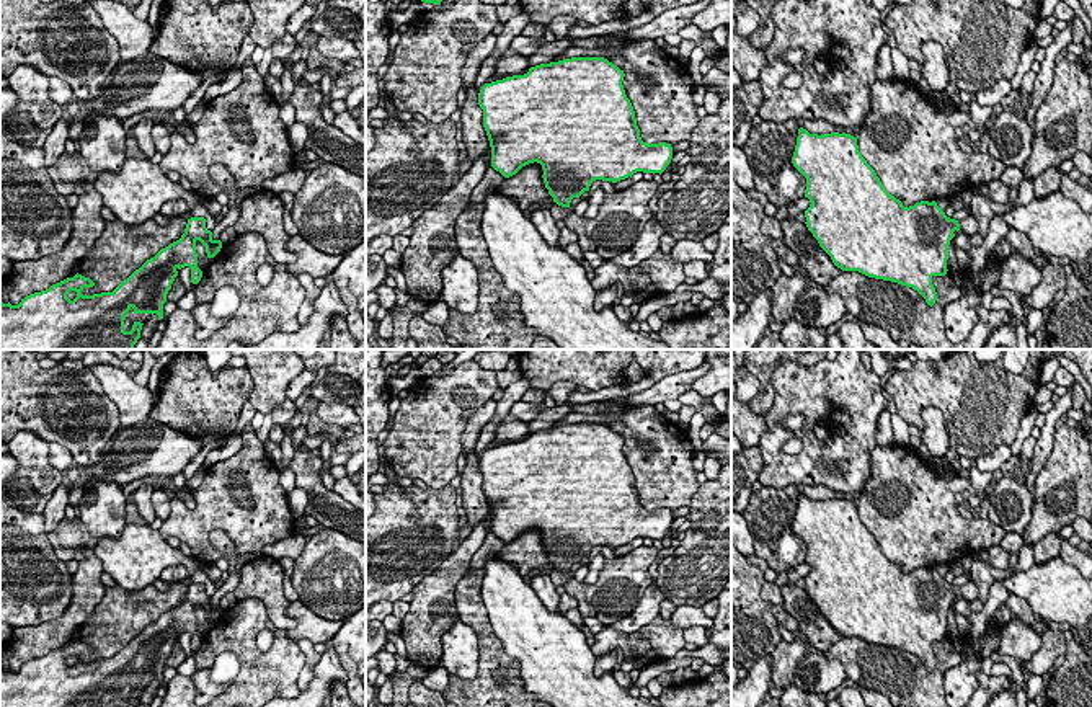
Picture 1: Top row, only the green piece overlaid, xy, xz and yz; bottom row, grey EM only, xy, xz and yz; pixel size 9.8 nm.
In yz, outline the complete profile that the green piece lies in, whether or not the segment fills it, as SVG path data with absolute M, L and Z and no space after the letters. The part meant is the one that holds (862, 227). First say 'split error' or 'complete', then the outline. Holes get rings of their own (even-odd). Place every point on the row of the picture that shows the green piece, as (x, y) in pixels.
split error; M800 127L792 163L806 178L805 198L808 198L811 204L805 211L805 224L818 240L819 247L831 256L832 263L842 271L859 271L868 278L912 287L932 307L937 300L932 278L945 276L948 271L948 245L955 237L953 232L961 229L970 237L978 233L978 220L974 216L966 216L958 222L947 217L935 201L921 201L904 207L899 199L883 188L875 170L862 157L857 137L846 132L818 136Z

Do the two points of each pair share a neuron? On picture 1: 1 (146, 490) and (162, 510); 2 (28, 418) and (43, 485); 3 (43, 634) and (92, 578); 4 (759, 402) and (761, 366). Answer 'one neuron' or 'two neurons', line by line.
1: two neurons
2: two neurons
3: one neuron
4: one neuron

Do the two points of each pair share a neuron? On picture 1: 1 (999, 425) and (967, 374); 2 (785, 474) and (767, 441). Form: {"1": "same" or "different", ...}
{"1": "same", "2": "same"}

